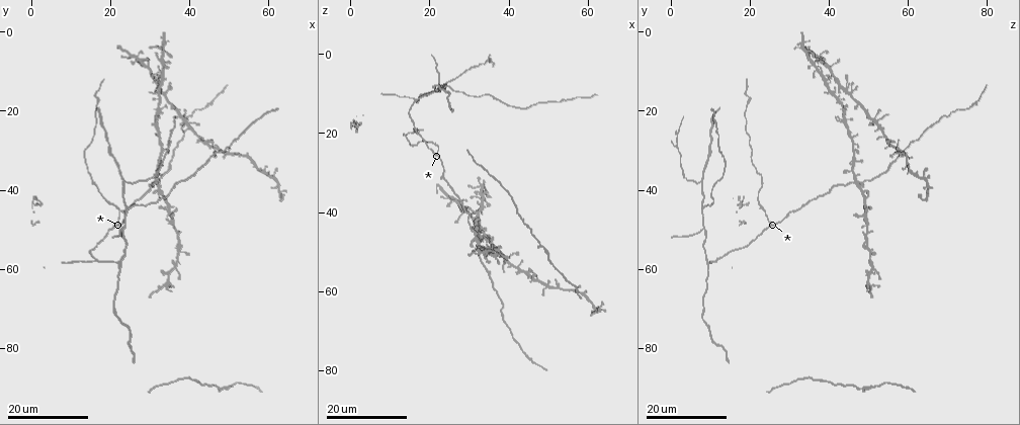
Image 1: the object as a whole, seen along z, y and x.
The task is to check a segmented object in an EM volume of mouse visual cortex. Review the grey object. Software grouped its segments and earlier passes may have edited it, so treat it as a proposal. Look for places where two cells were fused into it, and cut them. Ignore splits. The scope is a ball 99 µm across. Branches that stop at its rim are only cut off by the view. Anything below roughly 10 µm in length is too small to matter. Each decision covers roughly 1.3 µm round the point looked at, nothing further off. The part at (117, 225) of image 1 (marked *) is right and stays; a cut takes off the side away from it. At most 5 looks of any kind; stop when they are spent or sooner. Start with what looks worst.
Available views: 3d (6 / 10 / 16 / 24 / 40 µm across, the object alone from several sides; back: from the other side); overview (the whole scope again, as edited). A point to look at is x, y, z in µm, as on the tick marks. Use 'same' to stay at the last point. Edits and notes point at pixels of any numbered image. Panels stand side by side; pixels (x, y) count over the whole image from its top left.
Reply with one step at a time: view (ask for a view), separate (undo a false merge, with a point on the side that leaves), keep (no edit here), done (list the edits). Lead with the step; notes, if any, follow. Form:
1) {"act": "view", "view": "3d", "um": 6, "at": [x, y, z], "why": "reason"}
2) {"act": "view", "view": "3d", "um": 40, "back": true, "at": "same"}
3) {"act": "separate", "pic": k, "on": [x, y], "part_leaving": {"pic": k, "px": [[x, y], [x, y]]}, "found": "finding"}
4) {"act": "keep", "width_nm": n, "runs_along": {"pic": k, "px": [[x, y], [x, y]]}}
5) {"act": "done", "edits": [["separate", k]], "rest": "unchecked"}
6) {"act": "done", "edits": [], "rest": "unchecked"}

{"act": "view", "view": "3d", "um": 24, "at": [23.5, 38.0, 7.5], "why": "three-way junction"}

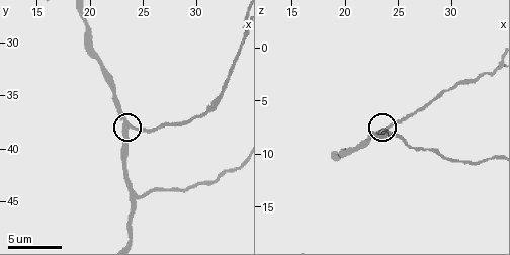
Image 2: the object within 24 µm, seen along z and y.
{"act": "view", "view": "3d", "um": 10, "at": "same"}

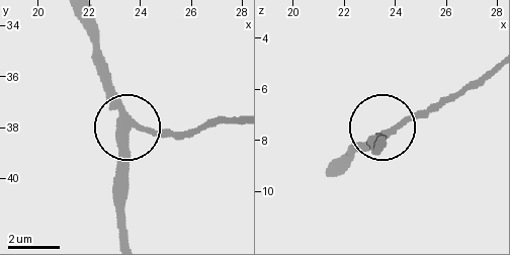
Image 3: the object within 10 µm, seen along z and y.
{"act": "keep", "side_arm_um": 22, "runs_along": {"pic": 3, "px": [[126, 232], [126, 120], [119, 101], [98, 77]]}, "found": "one cell here"}

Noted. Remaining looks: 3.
{"act": "view", "view": "3d", "um": 10, "at": [24.4, 44.6, 8.0], "why": "arms part here"}

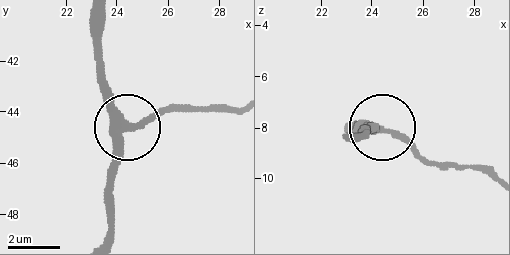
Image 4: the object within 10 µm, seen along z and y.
{"act": "keep", "arms": 3, "runs_along": {"pic": 4, "px": [[107, 234], [112, 149], [124, 122], [101, 72]]}, "found": "continuous, no second cell"}

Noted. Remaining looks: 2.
{"act": "view", "view": "3d", "um": 24, "at": [48.5, 90.0, 49.0], "why": "sudden change in width"}

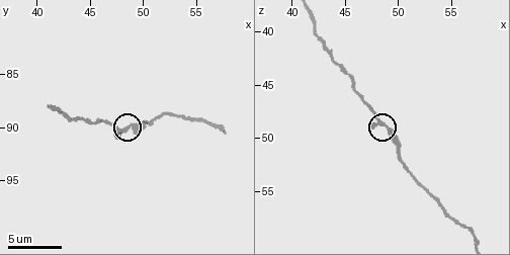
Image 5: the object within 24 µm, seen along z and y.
{"act": "view", "view": "3d", "um": 10, "at": [48.4, 90.0, 48.4]}

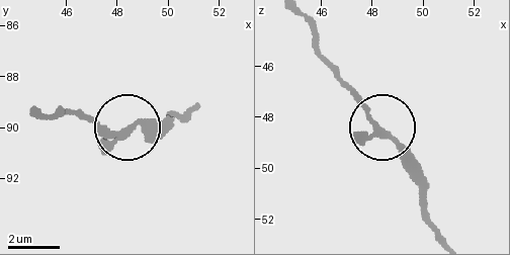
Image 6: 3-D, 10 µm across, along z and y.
{"act": "keep", "arms": 3, "runs_along": {"pic": 6, "px": [[304, 19], [323, 65], [425, 180]]}, "found": "continuous, no second cell"}

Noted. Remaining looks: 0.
{"act": "done", "edits": [], "rest": "unchecked"}

